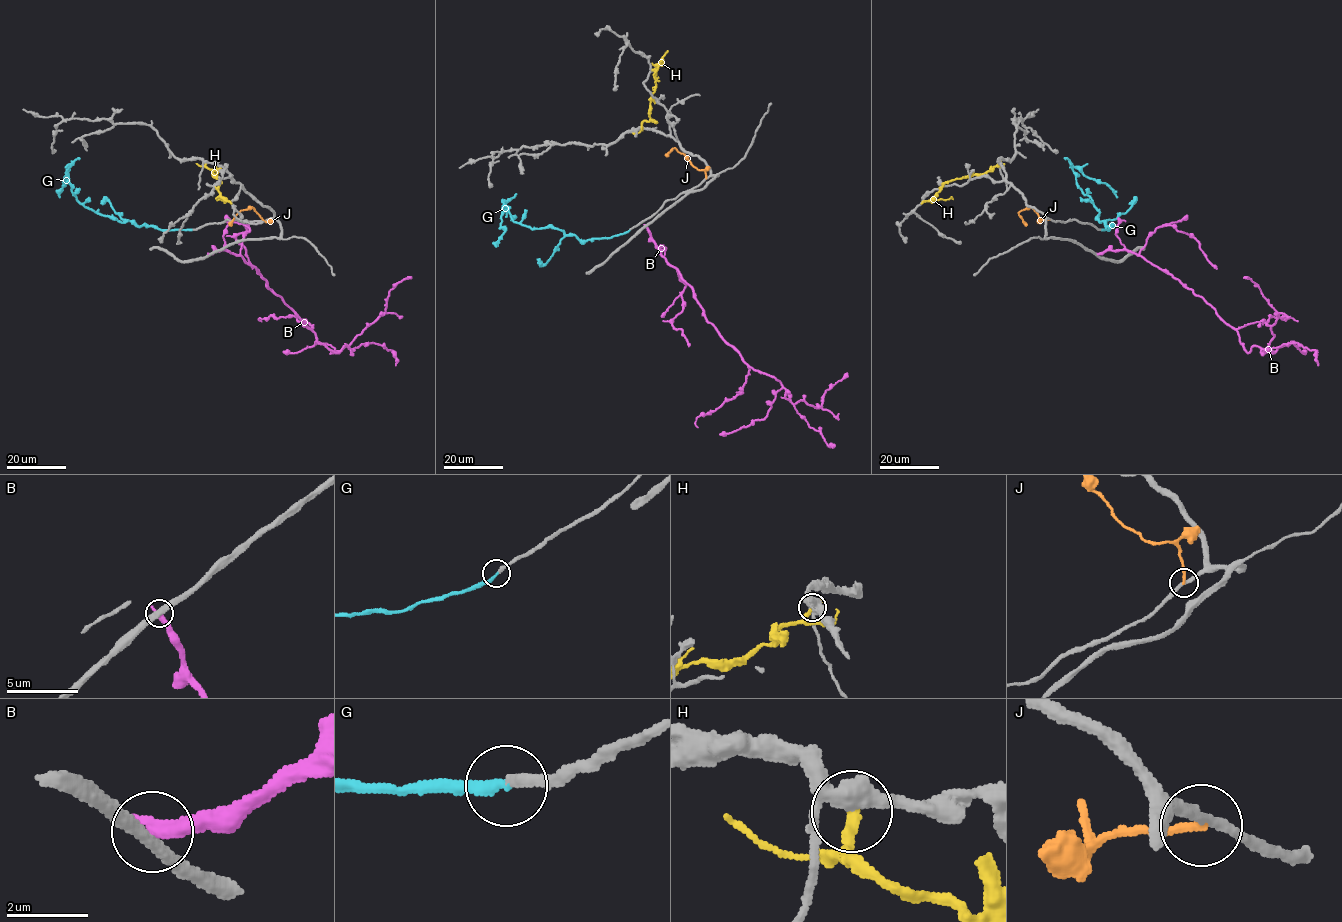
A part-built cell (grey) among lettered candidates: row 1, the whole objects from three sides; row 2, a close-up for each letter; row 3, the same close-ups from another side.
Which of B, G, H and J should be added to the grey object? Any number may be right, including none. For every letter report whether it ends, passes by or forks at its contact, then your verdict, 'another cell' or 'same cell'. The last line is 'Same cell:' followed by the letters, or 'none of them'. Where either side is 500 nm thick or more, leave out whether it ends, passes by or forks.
B: it ends there; another cell
G: it ends there; same cell
H: it ends there; another cell
J: it ends there; another cell
Same cell: G

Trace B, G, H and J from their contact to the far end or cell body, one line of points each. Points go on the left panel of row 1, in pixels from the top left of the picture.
B: (209, 254), (226, 249), (240, 255), (316, 340), (336, 352), (349, 348), (384, 313), (388, 292), (411, 278)
G: (193, 229), (138, 226), (97, 214), (72, 194), (68, 167), (64, 179), (69, 182), (60, 189), (60, 197)
H: (205, 163), (219, 181), (218, 191), (223, 199), (217, 199), (223, 197)
J: (269, 219), (266, 222), (249, 207), (238, 212), (229, 226)

